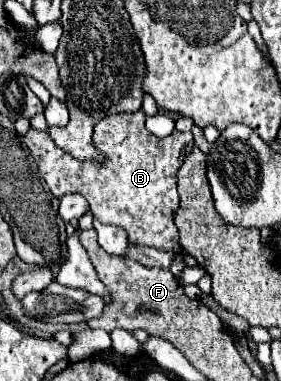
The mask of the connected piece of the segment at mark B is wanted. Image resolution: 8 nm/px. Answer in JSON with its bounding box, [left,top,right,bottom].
[21,111,193,251]

